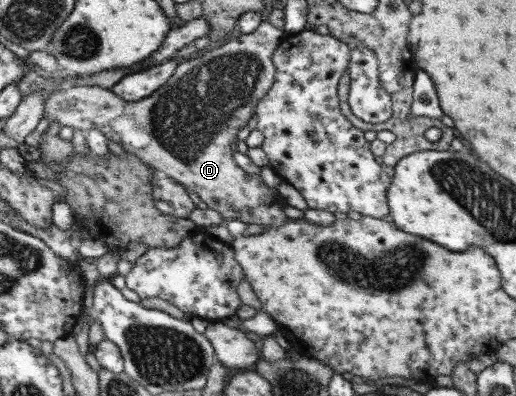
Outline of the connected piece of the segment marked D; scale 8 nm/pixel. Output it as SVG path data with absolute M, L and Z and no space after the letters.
M263 21L255 32L229 38L218 48L183 62L165 86L143 101L126 101L112 89L97 85L61 88L45 102L45 118L48 122L56 121L74 130L103 130L103 134L121 145L123 150L139 156L153 169L163 171L195 192L209 208L223 215L225 223L240 220L247 224L261 224L266 228L277 223L285 224L290 219L282 216L285 213L280 206L279 194L266 185L263 174L249 174L237 164L231 144L237 139L241 128L245 128L255 116L258 102L268 96L275 84L277 70L273 56L286 33L275 28L271 22Z

